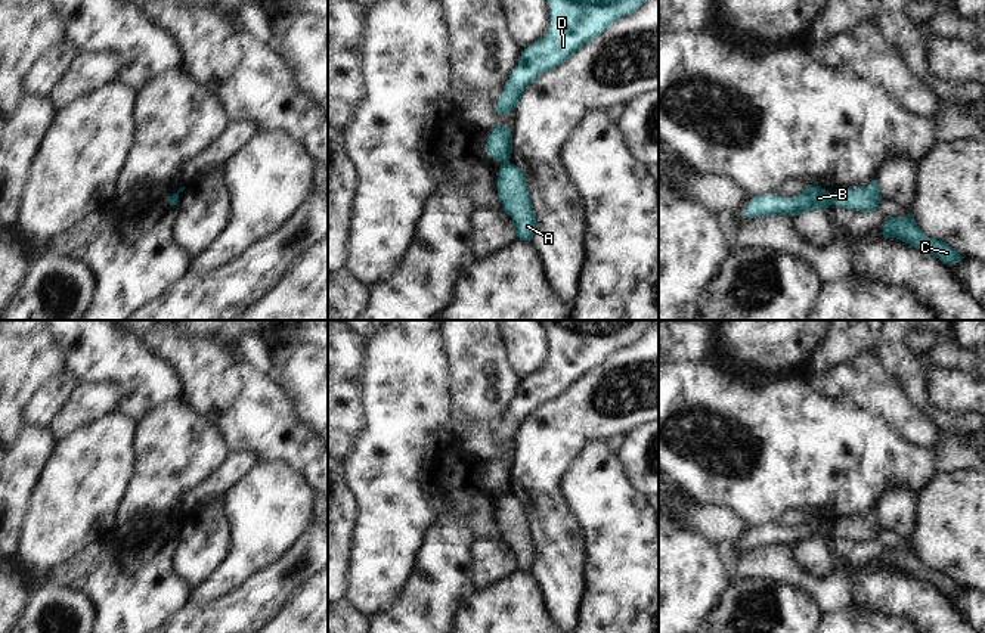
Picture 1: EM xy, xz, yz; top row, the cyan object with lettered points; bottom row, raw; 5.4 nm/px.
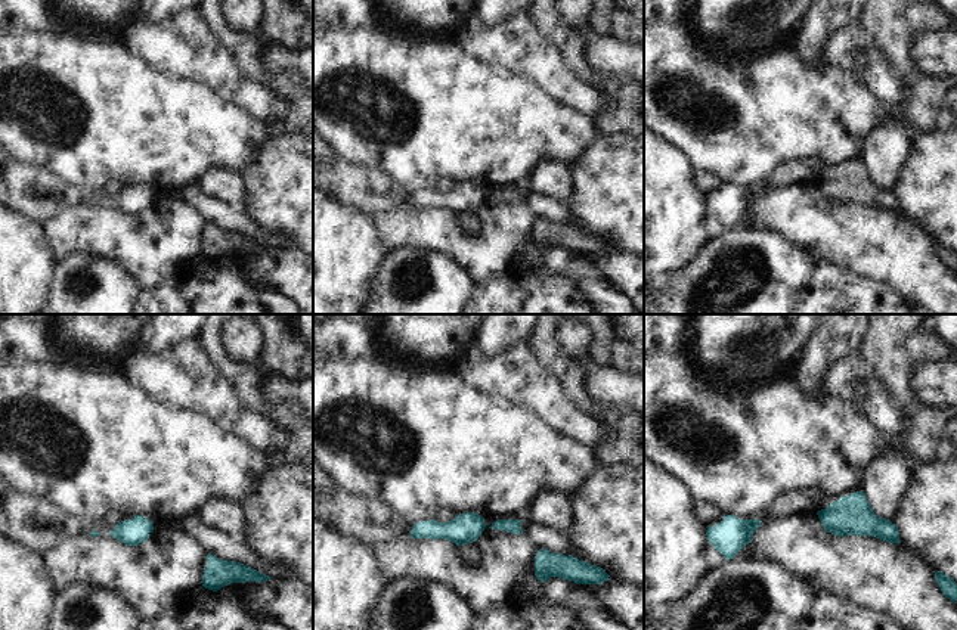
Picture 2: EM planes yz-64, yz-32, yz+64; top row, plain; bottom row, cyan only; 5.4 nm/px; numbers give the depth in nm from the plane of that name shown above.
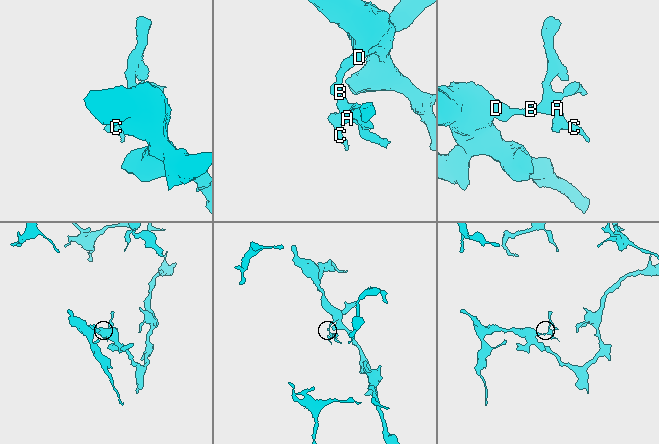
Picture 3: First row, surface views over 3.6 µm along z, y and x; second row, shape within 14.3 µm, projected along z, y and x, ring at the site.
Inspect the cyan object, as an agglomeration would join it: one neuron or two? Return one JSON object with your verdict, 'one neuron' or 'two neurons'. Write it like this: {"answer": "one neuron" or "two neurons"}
{"answer": "two neurons"}

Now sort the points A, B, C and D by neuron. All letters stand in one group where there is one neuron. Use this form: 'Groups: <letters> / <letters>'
Groups: A C / B D.

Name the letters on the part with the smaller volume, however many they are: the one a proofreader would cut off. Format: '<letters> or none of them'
A, C

